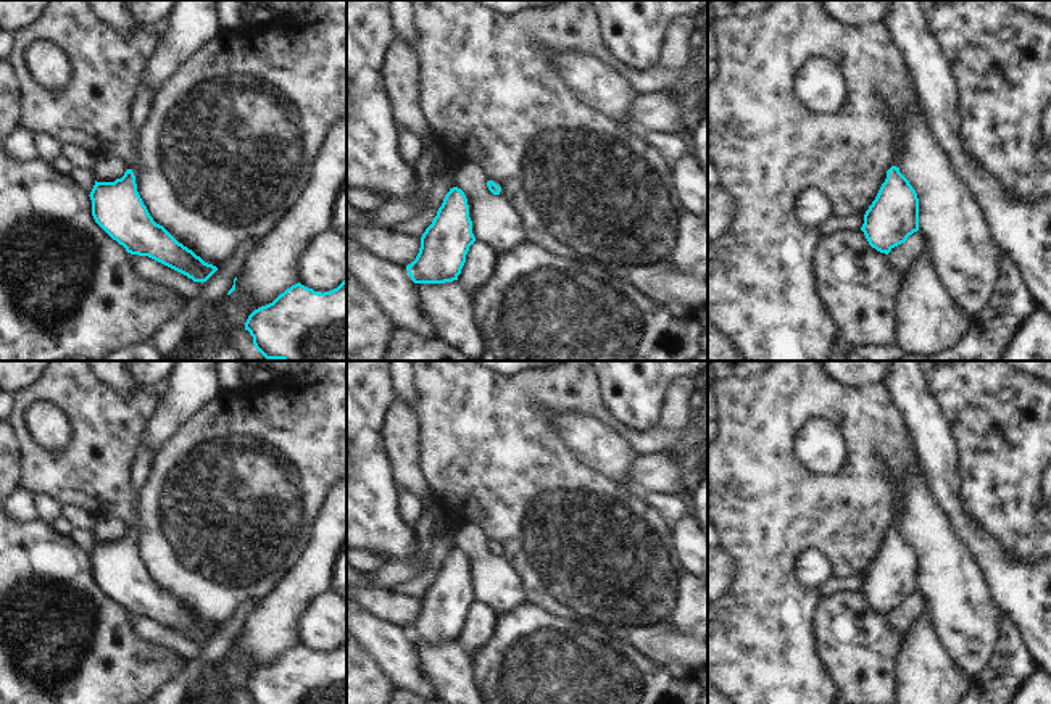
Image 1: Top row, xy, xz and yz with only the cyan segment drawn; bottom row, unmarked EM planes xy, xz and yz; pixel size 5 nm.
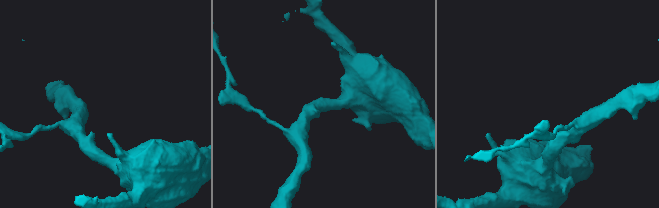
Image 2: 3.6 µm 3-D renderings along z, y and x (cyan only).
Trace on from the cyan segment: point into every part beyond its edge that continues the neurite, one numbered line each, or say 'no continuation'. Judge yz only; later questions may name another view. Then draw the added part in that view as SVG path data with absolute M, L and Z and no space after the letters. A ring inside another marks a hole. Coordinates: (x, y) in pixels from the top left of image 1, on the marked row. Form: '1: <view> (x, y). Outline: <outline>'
1: yz (900, 144). Outline: M893 119L890 121L893 134L895 134L895 142L893 142L893 156L891 156L891 164L888 166L888 169L891 166L899 168L899 161L906 151L906 139L901 137L901 127L899 124Z

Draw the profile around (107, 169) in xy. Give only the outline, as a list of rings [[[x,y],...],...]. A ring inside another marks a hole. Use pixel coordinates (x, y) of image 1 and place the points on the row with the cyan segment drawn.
[[[100,158],[92,169],[97,182],[114,182],[121,179],[126,172],[127,166],[123,159],[113,158]]]

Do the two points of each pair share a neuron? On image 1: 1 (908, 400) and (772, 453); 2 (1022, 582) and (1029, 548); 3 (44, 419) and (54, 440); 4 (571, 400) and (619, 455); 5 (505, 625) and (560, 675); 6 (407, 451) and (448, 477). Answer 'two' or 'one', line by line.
1: two
2: two
3: one
4: two
5: one
6: two

